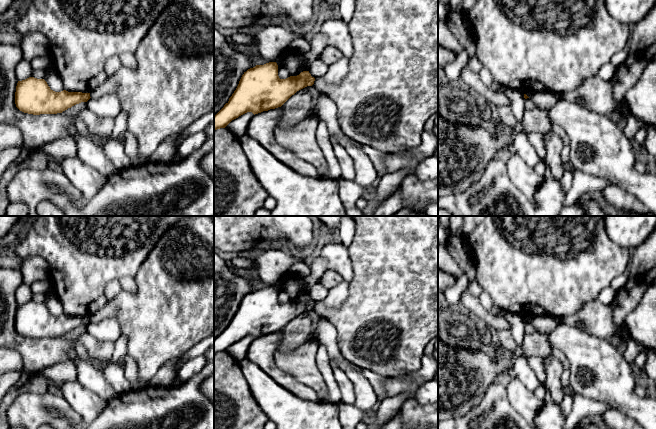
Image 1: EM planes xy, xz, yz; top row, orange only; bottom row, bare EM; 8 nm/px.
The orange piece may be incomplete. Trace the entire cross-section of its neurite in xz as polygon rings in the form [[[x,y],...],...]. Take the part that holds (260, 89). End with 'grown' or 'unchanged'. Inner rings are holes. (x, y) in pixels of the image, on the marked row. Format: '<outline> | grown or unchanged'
[[[276,62],[256,65],[244,72],[229,101],[214,116],[214,131],[225,128],[232,120],[247,112],[252,112],[255,115],[263,111],[281,107],[297,91],[307,86],[312,86],[314,81],[315,78],[311,76],[309,71],[303,71],[297,76],[280,79]]] | unchanged

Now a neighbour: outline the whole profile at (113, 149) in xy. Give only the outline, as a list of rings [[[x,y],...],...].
[[[75,117],[74,125],[78,132],[85,135],[103,150],[105,156],[113,163],[115,169],[123,169],[131,165],[131,160],[125,153],[123,143],[116,140],[113,136],[109,140],[104,140],[90,134],[81,118]]]

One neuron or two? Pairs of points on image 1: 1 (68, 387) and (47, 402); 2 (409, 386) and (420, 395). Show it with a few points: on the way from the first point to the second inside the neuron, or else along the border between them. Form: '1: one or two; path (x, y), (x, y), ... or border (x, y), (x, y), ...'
1: two; border (62, 395), (77, 413)
2: two; border (427, 380), (417, 389), (414, 399)

